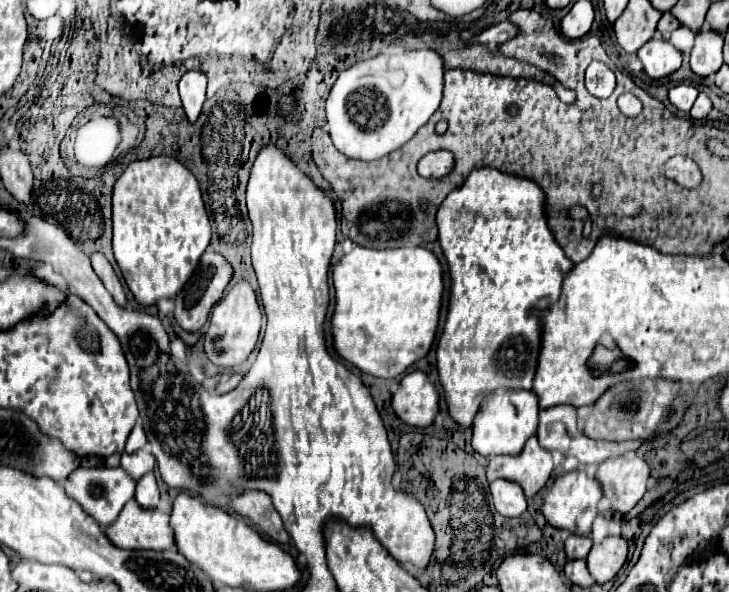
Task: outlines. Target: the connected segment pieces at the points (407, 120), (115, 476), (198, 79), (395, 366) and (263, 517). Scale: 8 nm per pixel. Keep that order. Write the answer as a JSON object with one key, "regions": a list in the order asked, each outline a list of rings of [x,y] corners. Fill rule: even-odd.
{"regions":[[[[432,49],[378,55],[342,71],[326,99],[328,133],[336,149],[360,161],[374,161],[400,149],[438,109],[442,85],[442,57]]],[[[78,467],[64,481],[66,493],[72,499],[76,499],[96,521],[100,521],[102,527],[108,527],[108,525],[112,525],[116,521],[122,507],[134,497],[134,487],[136,487],[136,481],[122,467],[116,467],[116,469],[110,469],[110,467],[98,467],[98,469]]],[[[186,71],[180,79],[180,97],[190,121],[196,121],[206,101],[206,75],[202,71]]],[[[356,245],[352,253],[342,255],[332,269],[336,291],[334,315],[330,321],[334,351],[358,367],[362,373],[392,379],[404,373],[414,361],[422,359],[436,337],[440,299],[442,299],[442,267],[432,251],[424,247],[402,249],[366,249]]],[[[246,491],[244,495],[232,501],[232,507],[238,515],[252,521],[264,535],[276,543],[288,543],[290,535],[286,533],[278,511],[272,507],[272,501],[262,491]]]]}

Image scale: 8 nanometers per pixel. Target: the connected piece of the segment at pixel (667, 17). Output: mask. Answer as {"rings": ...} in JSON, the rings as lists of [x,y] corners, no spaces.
{"rings":[[[664,13],[664,15],[662,15],[662,19],[658,21],[658,33],[660,33],[660,37],[668,41],[674,29],[678,29],[678,21],[674,21],[674,15]]]}

